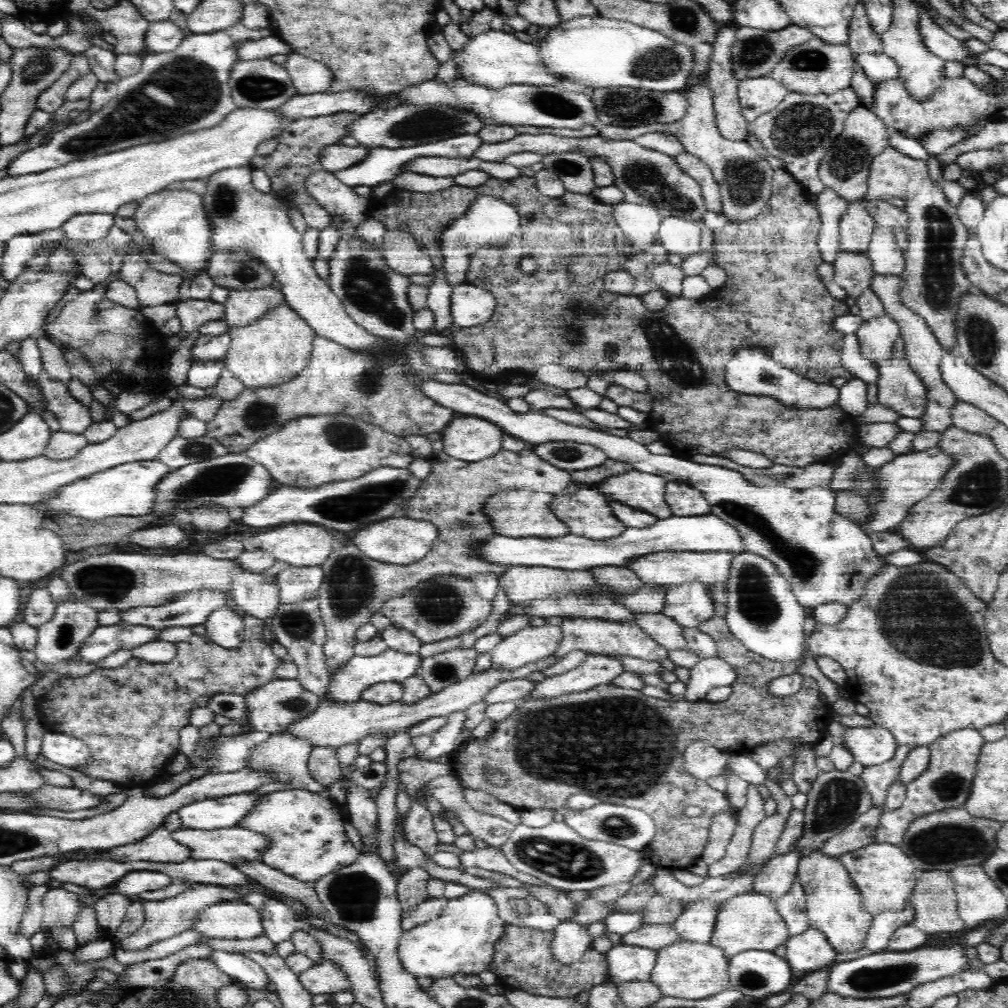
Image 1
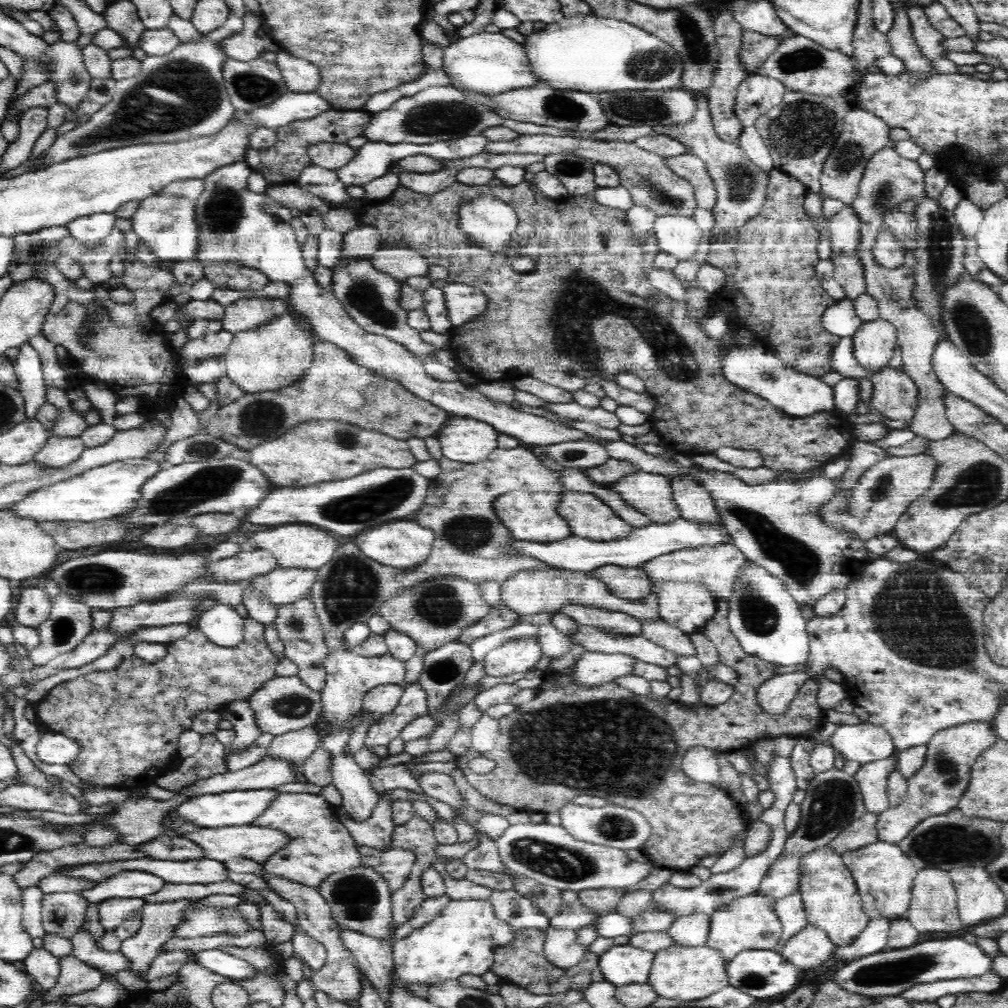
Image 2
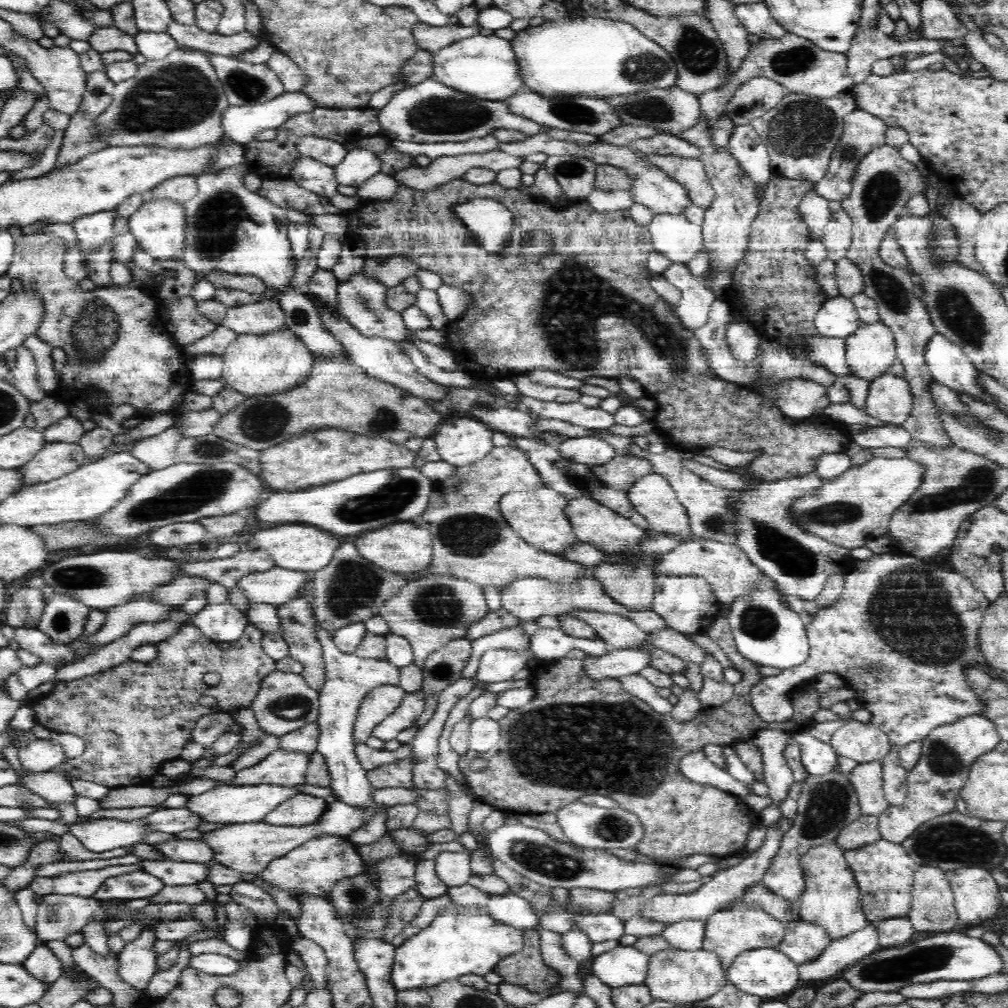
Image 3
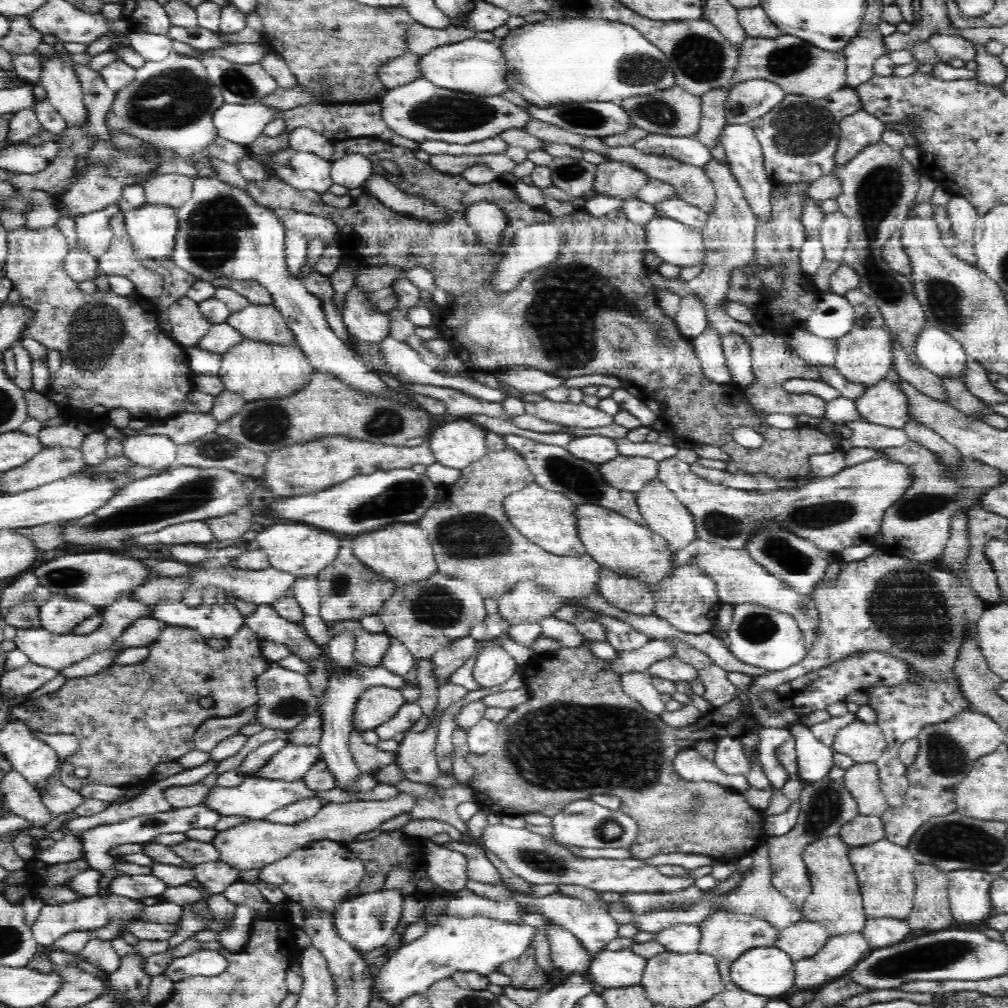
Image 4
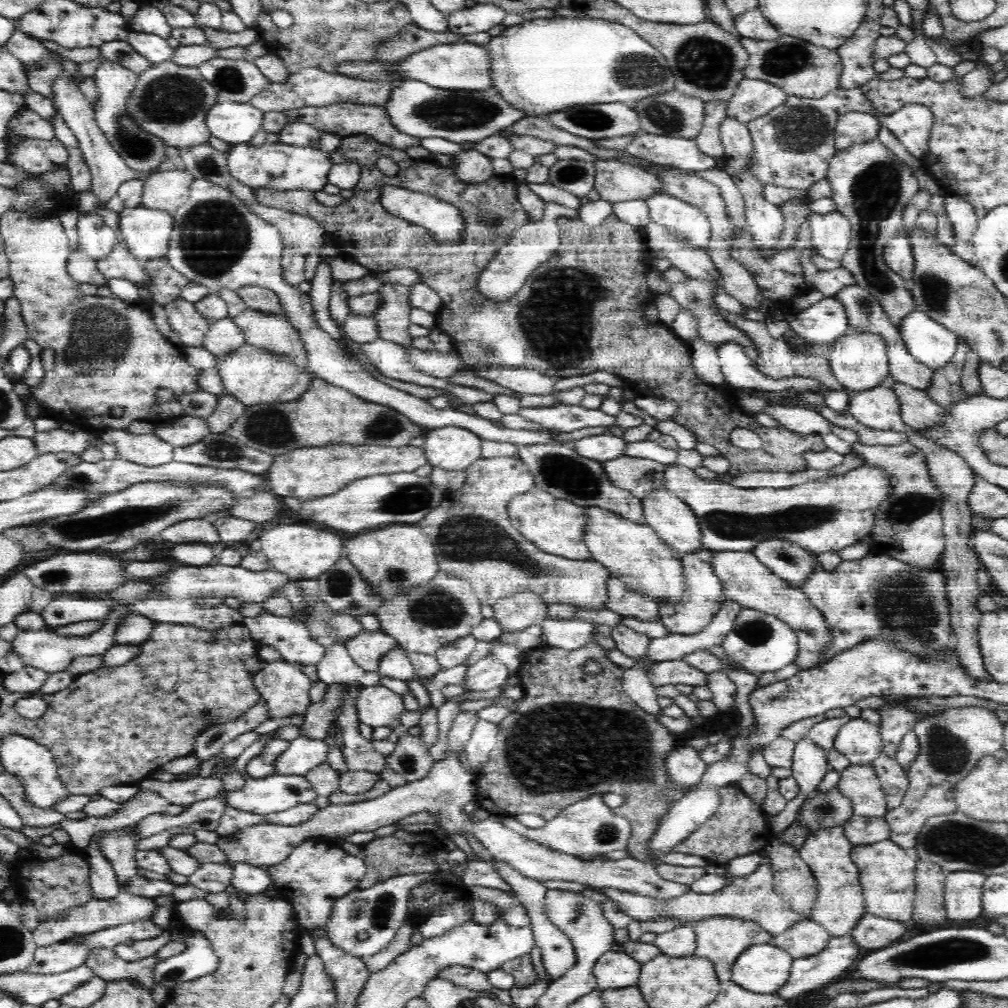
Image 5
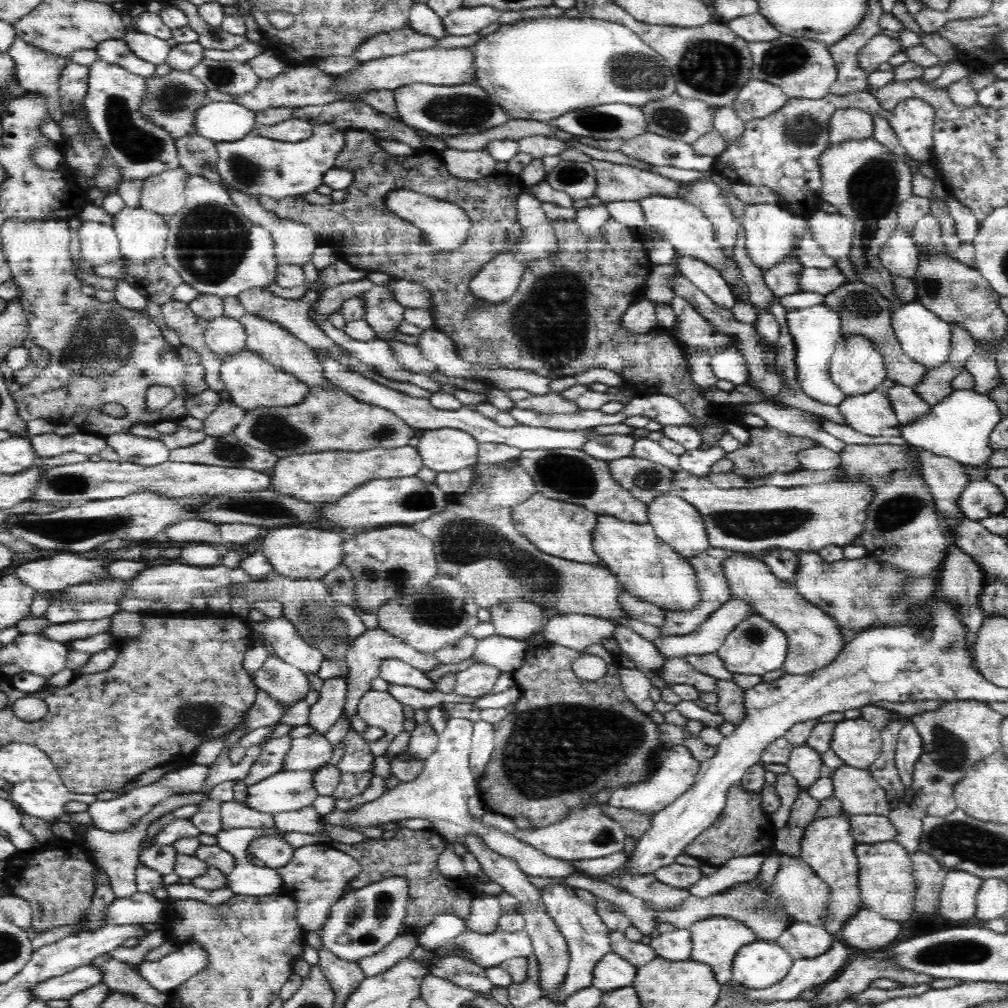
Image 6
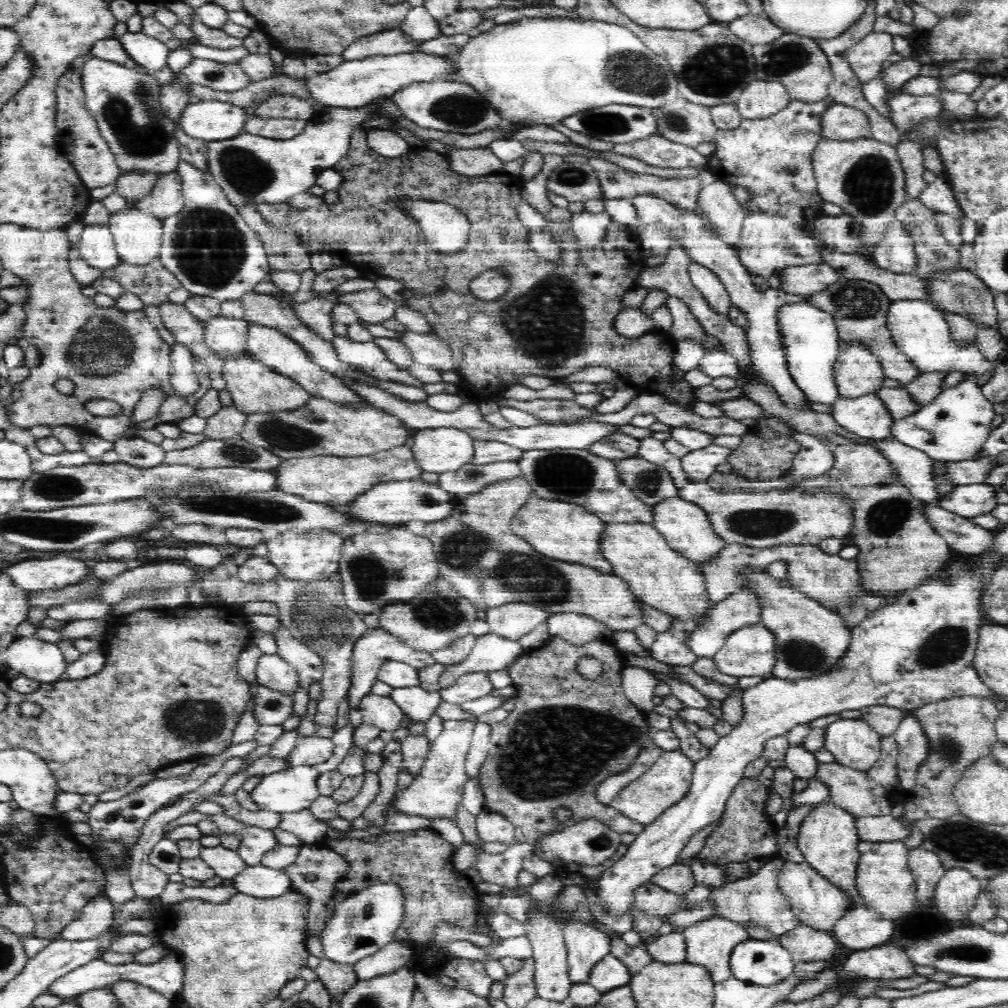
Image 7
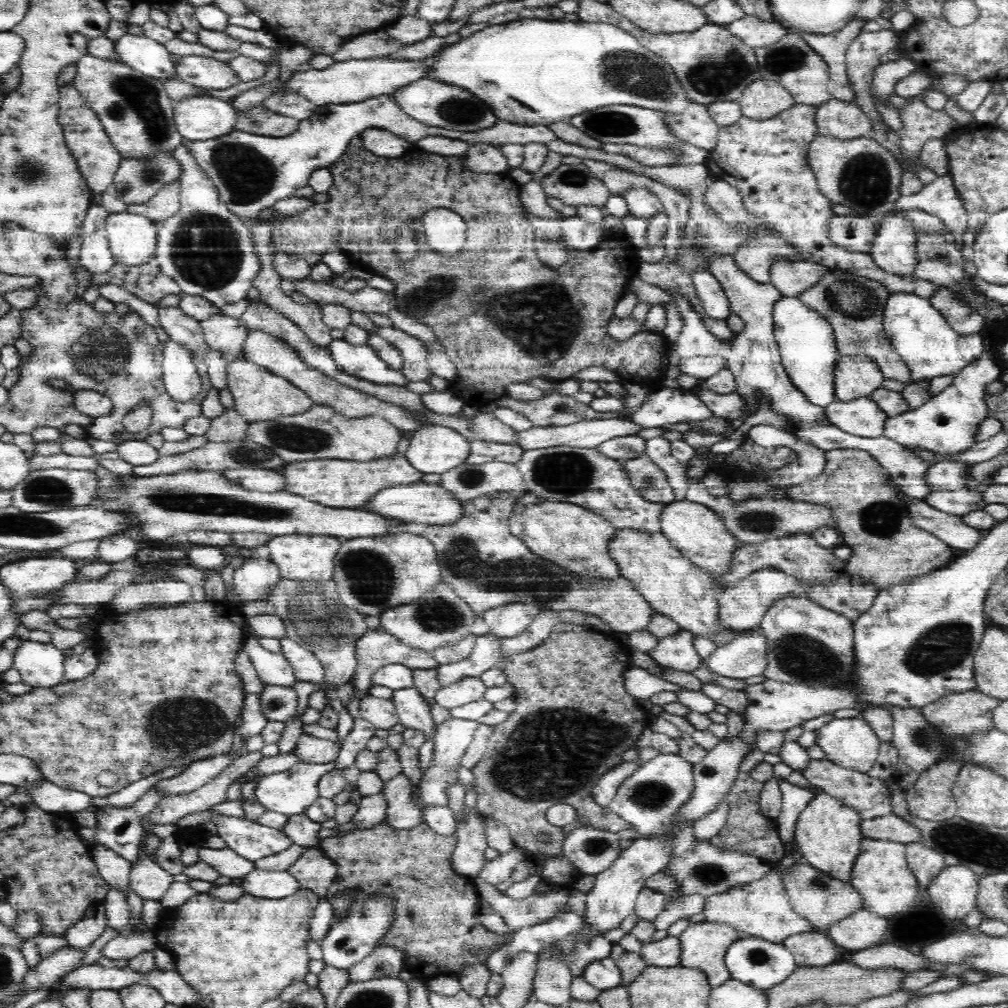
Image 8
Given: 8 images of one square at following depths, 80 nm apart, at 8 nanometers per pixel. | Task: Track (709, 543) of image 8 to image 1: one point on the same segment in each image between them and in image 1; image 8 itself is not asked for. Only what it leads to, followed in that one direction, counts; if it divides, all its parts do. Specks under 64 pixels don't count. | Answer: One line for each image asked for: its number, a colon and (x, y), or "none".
1: (641, 490)
2: (651, 494)
3: (651, 495)
4: (668, 517)
5: (673, 520)
6: (676, 521)
7: (685, 525)

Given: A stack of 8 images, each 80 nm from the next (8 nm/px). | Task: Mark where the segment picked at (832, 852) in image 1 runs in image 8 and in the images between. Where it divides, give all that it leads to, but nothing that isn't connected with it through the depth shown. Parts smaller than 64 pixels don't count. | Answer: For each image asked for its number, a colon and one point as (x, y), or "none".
2: (863, 832)
3: (864, 831)
4: (864, 830)
5: (860, 831)
6: (868, 829)
7: (882, 828)
8: (891, 827)

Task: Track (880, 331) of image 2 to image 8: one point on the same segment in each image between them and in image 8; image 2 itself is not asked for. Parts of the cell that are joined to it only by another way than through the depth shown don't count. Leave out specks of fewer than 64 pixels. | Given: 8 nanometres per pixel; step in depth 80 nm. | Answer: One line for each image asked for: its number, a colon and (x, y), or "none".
3: (870, 351)
4: (864, 356)
5: (859, 360)
6: (857, 366)
7: (857, 371)
8: (855, 377)

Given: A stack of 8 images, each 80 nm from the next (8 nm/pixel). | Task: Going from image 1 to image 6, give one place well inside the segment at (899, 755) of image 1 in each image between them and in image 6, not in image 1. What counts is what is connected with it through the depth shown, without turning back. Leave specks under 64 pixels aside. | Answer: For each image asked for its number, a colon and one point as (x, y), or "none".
2: (873, 777)
3: (867, 778)
4: (862, 780)
5: (860, 783)
6: (860, 794)

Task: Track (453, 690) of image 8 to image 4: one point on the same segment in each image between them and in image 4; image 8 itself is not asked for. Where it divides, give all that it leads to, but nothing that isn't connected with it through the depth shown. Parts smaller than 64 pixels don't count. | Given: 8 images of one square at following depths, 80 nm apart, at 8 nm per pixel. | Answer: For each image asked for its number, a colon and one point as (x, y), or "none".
4: (494, 666)
5: (489, 672)
6: (477, 680)
7: (472, 685)

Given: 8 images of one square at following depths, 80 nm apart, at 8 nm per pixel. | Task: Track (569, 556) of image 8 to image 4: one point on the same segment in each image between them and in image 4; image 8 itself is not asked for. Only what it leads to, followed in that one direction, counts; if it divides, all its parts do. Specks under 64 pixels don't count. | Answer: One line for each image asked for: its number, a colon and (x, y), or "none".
4: (544, 517)
5: (555, 525)
6: (557, 528)
7: (570, 532)

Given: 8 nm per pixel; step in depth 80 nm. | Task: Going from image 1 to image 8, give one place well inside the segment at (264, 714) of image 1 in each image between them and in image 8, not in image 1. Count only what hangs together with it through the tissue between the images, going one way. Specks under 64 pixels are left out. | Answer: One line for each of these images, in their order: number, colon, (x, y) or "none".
2: (284, 703)
3: (285, 702)
4: (285, 699)
5: (284, 688)
6: (286, 684)
7: (272, 671)
8: (273, 669)

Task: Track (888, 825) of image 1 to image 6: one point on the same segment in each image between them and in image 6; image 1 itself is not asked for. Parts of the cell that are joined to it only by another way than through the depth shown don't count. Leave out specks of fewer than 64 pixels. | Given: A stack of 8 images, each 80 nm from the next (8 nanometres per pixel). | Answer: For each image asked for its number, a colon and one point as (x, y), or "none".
2: (936, 788)
3: (949, 751)
4: (947, 750)
5: (951, 744)
6: (955, 736)

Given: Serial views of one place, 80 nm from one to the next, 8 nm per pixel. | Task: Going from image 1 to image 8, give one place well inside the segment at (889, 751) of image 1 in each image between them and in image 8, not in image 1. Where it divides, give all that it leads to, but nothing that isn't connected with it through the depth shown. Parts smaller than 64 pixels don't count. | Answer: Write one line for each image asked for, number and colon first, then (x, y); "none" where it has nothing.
2: (864, 743)
3: (864, 742)
4: (864, 742)
5: (859, 740)
6: (857, 742)
7: (853, 742)
8: (849, 742)

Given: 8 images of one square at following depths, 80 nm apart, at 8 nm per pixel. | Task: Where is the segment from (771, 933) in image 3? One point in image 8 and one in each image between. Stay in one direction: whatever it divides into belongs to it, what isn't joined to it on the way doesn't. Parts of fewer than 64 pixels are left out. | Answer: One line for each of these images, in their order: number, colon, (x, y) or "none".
4: (726, 936)
5: (721, 939)
6: (715, 940)
7: (711, 942)
8: (704, 945)

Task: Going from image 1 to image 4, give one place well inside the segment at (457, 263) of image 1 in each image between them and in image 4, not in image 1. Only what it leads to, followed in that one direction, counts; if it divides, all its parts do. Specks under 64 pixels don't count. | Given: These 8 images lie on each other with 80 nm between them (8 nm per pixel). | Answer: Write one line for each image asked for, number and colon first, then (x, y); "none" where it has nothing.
2: (485, 221)
3: (490, 223)
4: (489, 221)

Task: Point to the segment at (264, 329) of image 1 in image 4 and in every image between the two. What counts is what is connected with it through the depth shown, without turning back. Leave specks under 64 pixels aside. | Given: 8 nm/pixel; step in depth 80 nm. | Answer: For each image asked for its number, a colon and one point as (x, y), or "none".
2: (275, 355)
3: (254, 364)
4: (255, 369)

